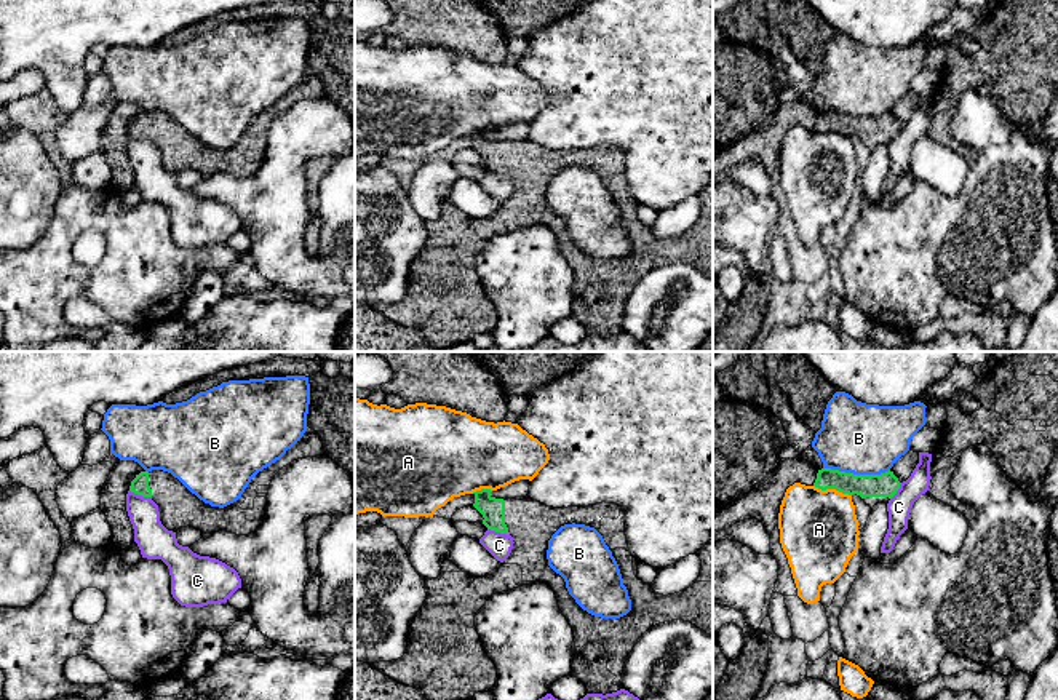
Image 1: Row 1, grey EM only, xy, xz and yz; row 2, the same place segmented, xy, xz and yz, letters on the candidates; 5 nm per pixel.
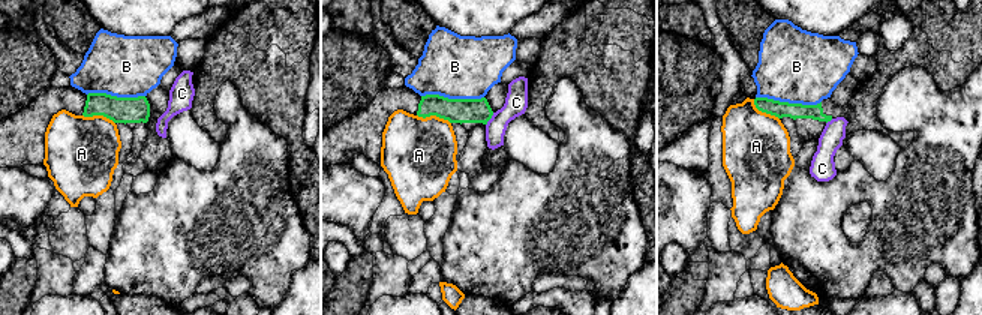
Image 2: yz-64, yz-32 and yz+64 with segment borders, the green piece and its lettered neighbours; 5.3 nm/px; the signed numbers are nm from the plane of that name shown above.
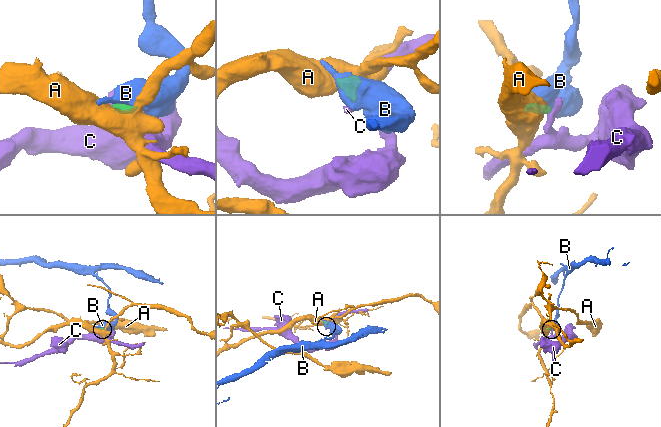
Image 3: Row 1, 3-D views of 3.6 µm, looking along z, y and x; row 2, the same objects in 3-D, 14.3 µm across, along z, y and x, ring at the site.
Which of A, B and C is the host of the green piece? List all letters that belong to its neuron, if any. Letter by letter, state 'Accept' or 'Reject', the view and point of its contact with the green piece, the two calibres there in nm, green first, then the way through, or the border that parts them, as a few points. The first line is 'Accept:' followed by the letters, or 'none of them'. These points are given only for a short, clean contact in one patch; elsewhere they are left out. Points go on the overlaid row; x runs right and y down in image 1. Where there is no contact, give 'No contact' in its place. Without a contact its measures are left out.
Accept: none of them
A: Reject. Touches green at yz (833, 488). Thickness 120 nm (green) against 400 nm. Boundary: yz (814, 485), (851, 496)
B: Reject. Touches green at yz (857, 475). Thickness 130 nm (green) against 360 nm. Boundary: yz (823, 467), (854, 473), (884, 473), (889, 470)
C: Reject. Touches green at xy (141, 494). Thickness 90 nm (green) against 170 nm. Boundary: xy (130, 489), (151, 497)

